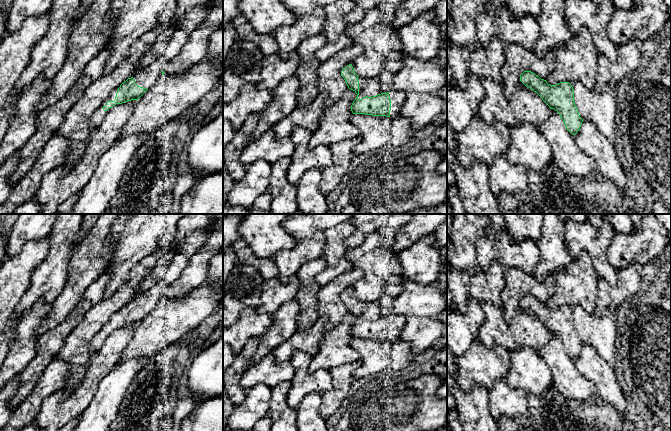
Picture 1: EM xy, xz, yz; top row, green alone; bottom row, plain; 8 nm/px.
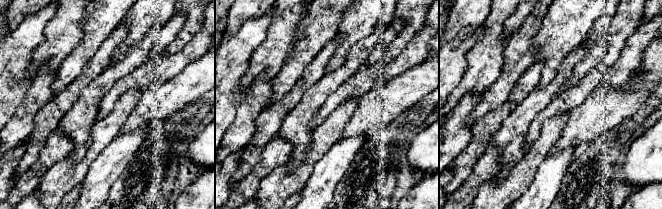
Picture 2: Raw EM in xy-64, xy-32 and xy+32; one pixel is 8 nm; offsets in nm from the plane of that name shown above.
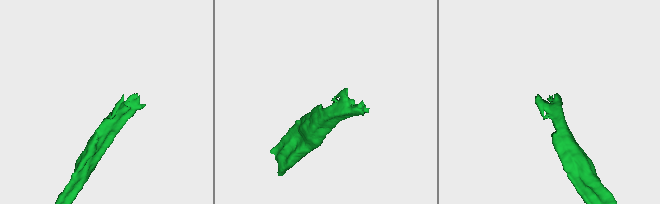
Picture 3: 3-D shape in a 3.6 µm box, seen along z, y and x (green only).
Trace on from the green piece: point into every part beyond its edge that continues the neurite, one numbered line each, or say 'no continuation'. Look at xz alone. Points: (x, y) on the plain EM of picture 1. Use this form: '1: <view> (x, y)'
1: xz (370, 311)
2: xz (397, 322)

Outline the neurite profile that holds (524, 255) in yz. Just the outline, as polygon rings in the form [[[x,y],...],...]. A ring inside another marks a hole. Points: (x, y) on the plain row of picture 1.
[[[505,227],[496,232],[493,247],[500,266],[518,268],[527,275],[533,275],[540,260],[540,251],[533,240],[516,241]]]

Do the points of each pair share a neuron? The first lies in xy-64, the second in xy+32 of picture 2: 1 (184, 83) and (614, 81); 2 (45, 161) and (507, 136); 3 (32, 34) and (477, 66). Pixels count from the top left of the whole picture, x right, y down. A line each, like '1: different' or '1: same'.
1: different
2: different
3: different

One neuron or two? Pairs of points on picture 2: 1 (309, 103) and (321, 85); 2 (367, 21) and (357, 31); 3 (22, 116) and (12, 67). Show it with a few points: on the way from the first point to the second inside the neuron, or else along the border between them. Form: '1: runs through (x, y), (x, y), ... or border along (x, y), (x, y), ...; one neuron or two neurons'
1: runs through (312, 99), (321, 89); one neuron
2: runs through (365, 23), (359, 29); one neuron
3: border along (31, 82), (22, 101), (10, 119); two neurons

